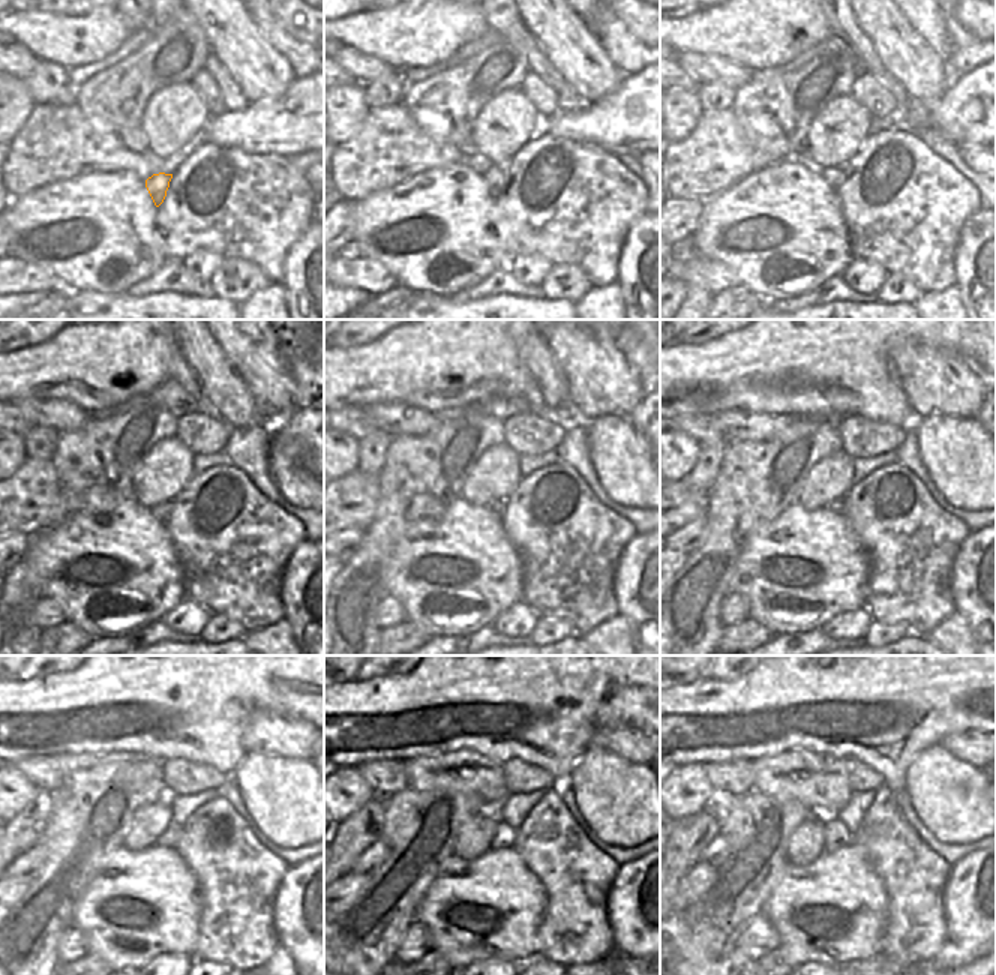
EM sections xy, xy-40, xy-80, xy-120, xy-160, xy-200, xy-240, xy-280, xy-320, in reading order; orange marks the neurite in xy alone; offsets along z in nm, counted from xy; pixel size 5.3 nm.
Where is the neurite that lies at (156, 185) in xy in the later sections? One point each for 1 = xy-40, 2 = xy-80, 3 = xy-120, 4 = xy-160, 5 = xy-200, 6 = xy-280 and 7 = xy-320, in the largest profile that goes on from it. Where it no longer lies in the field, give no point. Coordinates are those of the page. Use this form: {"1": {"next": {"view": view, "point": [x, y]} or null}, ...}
{"1": {"next": {"view": "xy-40", "point": [497, 177]}}, "2": {"next": {"view": "xy-80", "point": [834, 176]}}, "3": {"next": {"view": "xy-120", "point": [162, 512]}}, "4": {"next": {"view": "xy-160", "point": [500, 506]}}, "5": {"next": {"view": "xy-200", "point": [837, 503]}}, "6": {"next": {"view": "xy-280", "point": [504, 834]}}, "7": {"next": {"view": "xy-320", "point": [836, 834]}}}

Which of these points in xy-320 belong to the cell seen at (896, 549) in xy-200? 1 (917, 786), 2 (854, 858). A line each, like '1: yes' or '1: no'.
1: no
2: no

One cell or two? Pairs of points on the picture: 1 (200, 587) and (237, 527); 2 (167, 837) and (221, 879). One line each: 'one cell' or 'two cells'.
1: one cell
2: two cells

